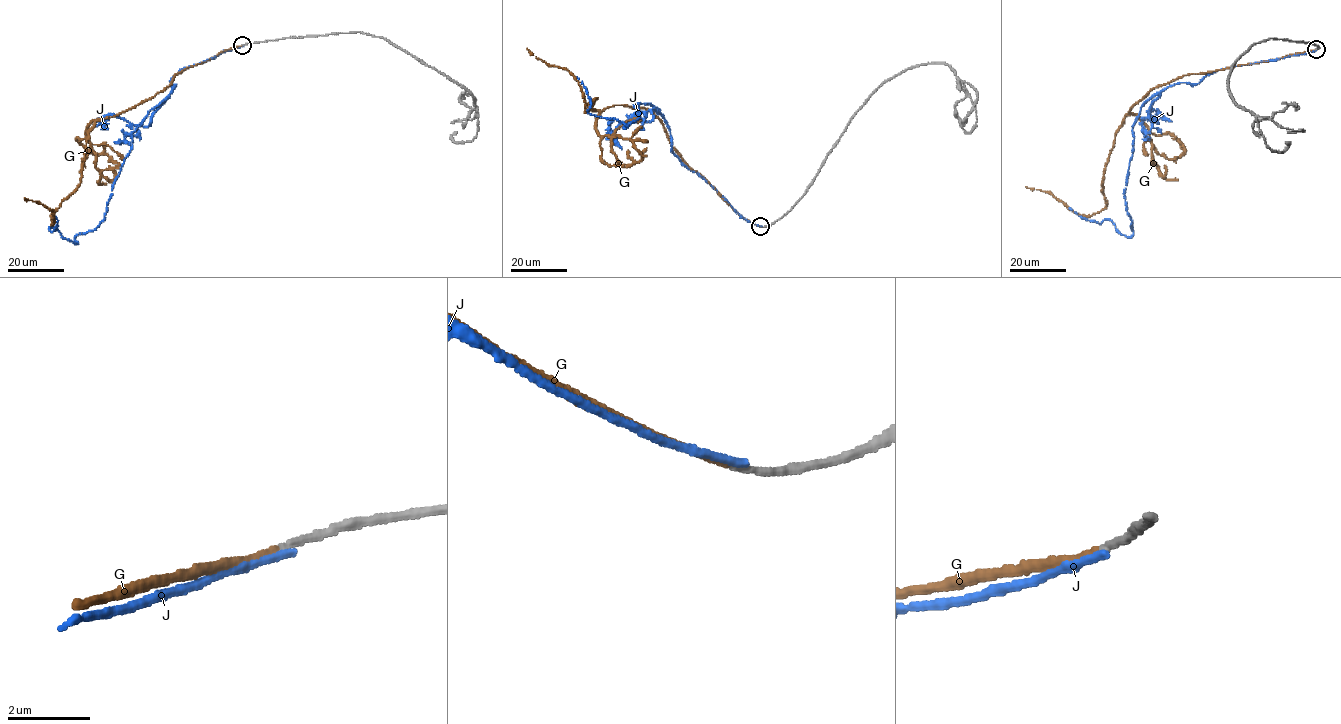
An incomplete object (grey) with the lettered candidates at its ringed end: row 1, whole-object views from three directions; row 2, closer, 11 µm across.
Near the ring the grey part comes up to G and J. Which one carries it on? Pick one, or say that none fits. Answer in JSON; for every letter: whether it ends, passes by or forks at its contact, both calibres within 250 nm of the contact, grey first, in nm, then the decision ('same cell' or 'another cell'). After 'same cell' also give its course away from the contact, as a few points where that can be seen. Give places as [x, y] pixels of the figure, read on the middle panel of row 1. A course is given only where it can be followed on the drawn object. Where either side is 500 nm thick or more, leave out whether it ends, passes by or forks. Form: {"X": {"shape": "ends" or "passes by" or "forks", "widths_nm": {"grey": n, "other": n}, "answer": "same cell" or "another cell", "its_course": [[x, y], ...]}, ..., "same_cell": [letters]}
{"G": {"shape": "ends", "widths_nm": {"grey": 160, "other": 170}, "answer": "same cell", "its_course": [[759, 226], [689, 167], [651, 110], [592, 110], [597, 98], [586, 112], [572, 74], [526, 48]]}, "J": {"shape": "ends", "widths_nm": {"grey": 180, "other": 190}, "answer": "another cell"}, "same_cell": ["G"]}

